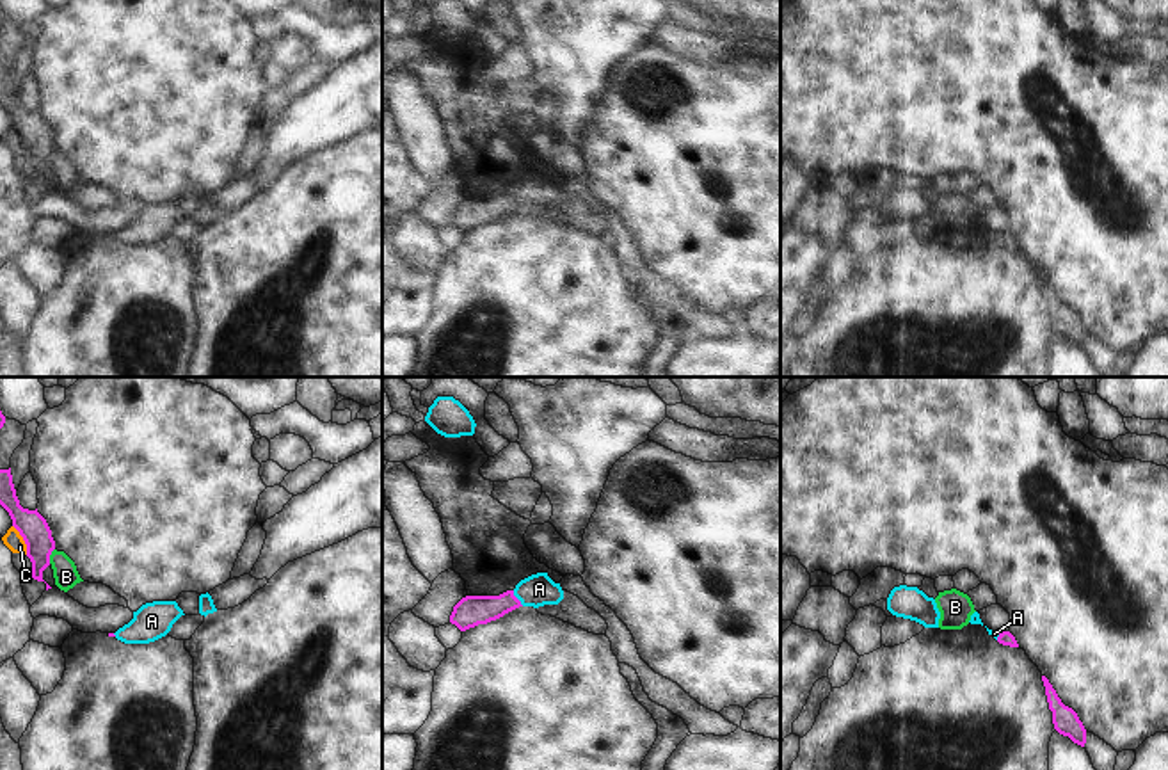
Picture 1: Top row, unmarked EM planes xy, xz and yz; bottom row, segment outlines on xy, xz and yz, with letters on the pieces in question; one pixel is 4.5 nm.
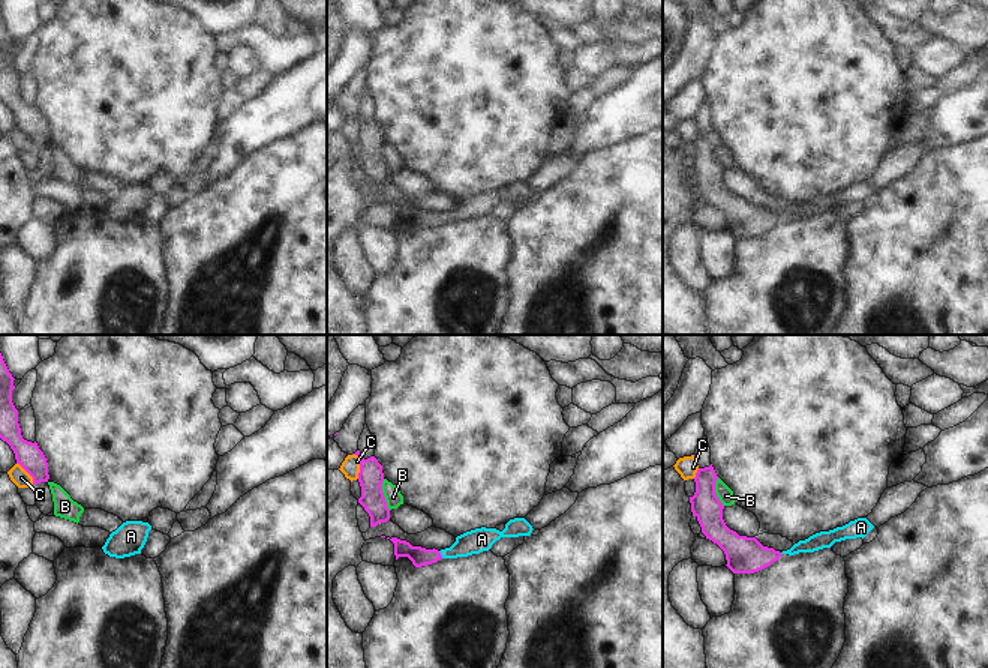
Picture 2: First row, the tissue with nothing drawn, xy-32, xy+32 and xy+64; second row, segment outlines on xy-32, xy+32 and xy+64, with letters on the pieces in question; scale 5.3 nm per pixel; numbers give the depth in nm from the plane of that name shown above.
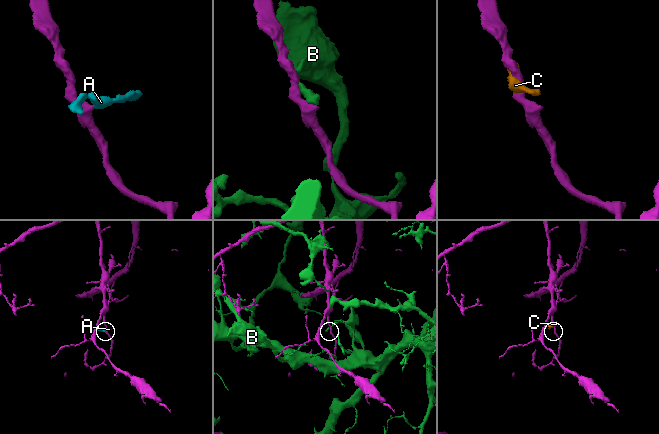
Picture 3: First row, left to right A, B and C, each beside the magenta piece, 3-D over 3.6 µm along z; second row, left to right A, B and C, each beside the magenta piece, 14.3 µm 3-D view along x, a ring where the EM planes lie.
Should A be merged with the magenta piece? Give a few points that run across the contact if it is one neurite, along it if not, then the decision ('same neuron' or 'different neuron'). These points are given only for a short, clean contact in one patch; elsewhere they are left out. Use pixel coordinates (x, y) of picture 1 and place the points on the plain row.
line xz (472, 212), (496, 208), (516, 200), (539, 191); same neuron

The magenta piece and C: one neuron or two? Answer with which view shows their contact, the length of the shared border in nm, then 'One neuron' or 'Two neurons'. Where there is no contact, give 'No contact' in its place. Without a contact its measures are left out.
Touches magenta in xy. Shared border 150 nm. Two neurons

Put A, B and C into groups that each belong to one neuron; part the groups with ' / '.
A / B / C

